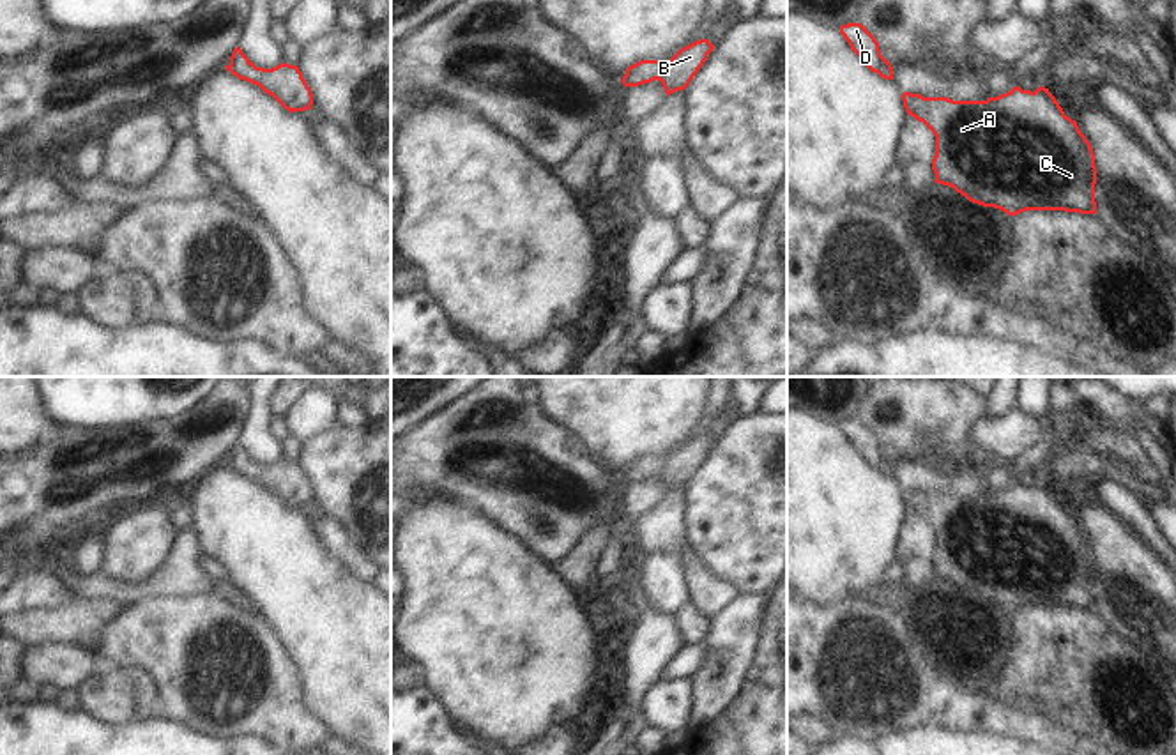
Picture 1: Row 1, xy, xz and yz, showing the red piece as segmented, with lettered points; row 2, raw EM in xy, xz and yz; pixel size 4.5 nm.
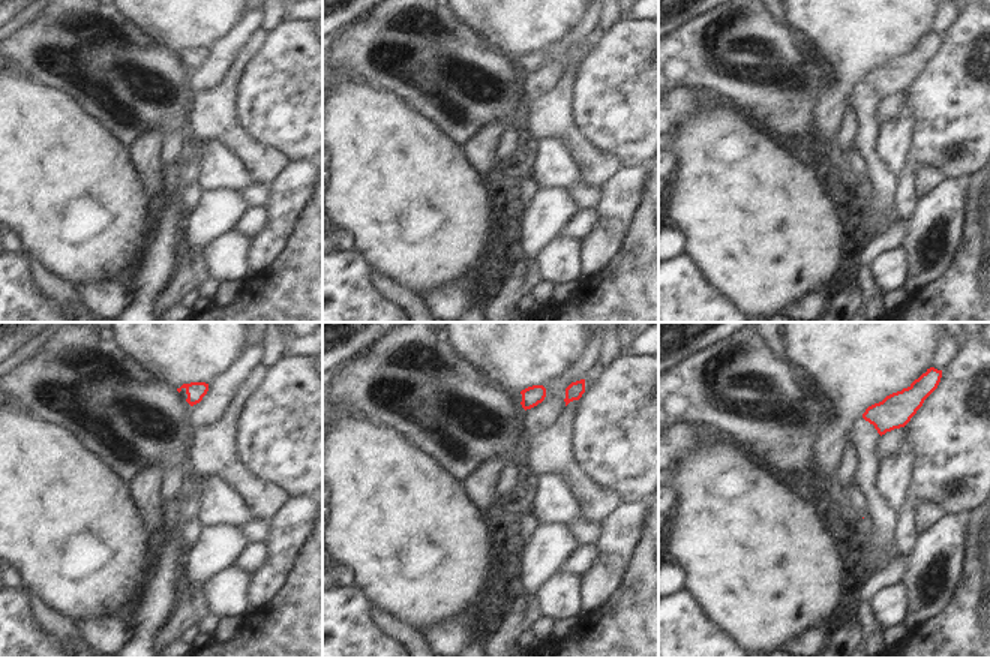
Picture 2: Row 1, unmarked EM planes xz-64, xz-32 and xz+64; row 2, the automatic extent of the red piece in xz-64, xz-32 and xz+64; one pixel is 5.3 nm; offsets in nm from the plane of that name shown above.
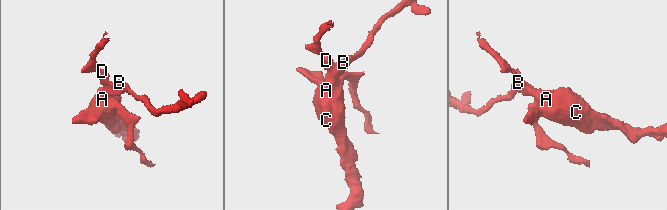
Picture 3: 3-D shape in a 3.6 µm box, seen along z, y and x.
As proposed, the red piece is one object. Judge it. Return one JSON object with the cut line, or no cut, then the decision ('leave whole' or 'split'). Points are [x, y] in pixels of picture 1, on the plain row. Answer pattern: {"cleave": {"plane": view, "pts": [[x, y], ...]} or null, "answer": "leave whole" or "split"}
{"cleave": null, "answer": "leave whole"}

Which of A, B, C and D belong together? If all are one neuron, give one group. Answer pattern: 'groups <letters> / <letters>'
groups A B C D

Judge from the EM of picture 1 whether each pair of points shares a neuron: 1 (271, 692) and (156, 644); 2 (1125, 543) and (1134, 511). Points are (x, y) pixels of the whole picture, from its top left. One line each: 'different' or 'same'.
1: same
2: different

